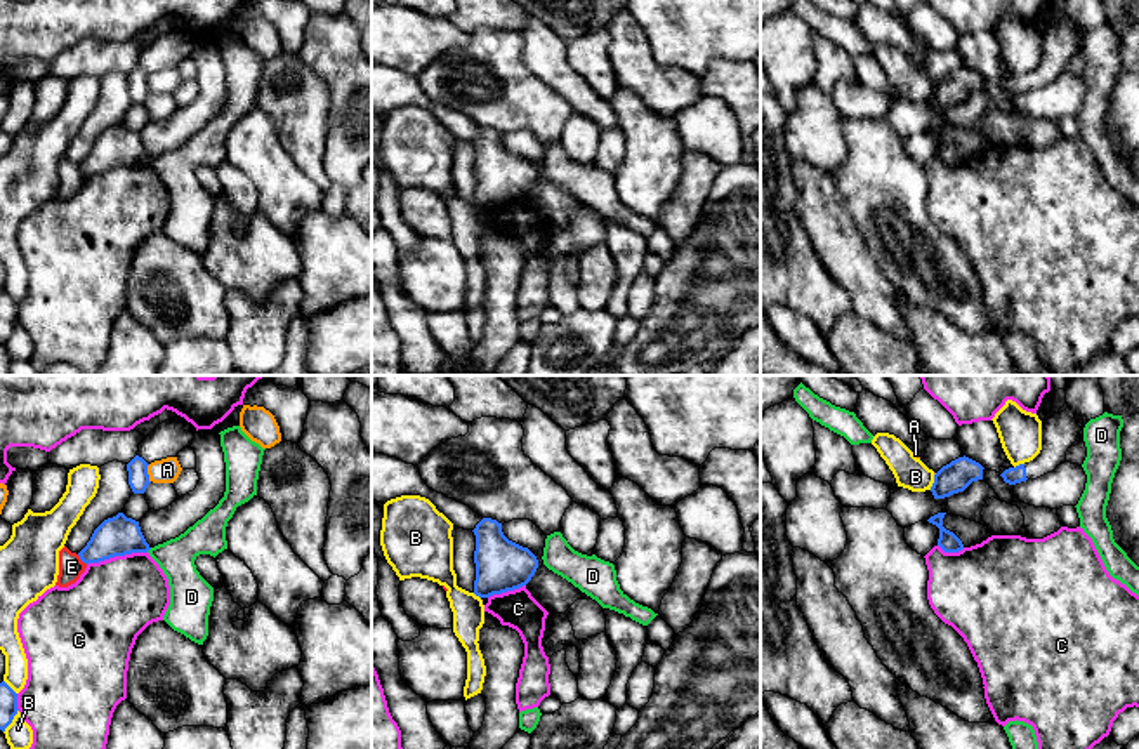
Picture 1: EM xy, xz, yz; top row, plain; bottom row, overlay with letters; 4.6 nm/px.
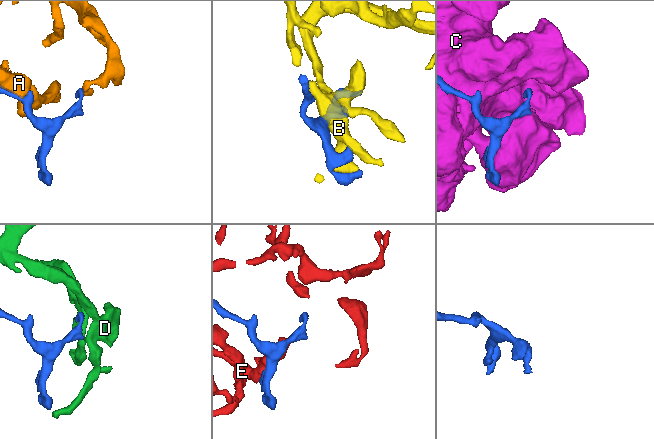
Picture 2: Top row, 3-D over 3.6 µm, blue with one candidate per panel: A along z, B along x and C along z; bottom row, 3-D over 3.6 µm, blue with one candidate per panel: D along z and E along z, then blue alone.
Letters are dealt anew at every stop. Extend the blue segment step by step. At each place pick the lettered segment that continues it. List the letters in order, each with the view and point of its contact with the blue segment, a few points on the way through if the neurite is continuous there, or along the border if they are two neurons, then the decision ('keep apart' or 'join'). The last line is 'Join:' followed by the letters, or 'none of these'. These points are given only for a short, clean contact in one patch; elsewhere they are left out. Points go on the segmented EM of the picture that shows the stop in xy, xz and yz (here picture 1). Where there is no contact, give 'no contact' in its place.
A: xy (146, 473) | keep apart
B: xy (11, 722) | keep apart
C: xy (117, 555) | keep apart
D: xy (148, 550) | along xy (151, 548), (146, 551) | keep apart
E: xy (82, 560) | along xy (77, 555), (87, 563) | keep apart
Join: none of these

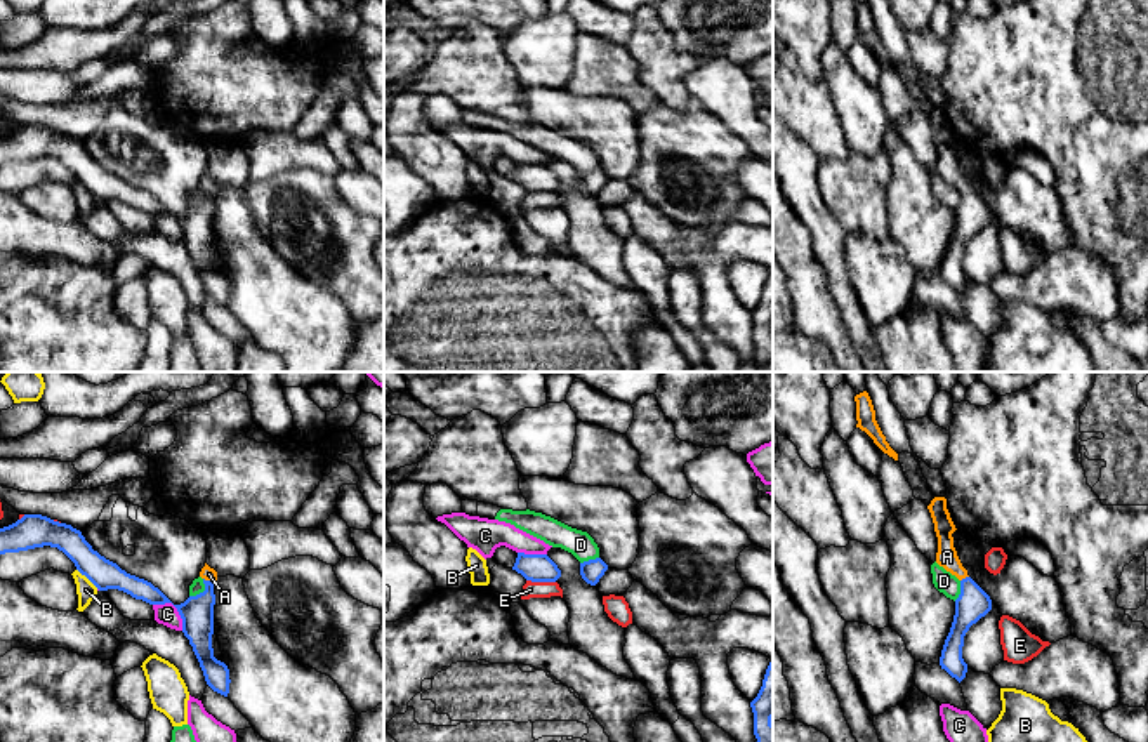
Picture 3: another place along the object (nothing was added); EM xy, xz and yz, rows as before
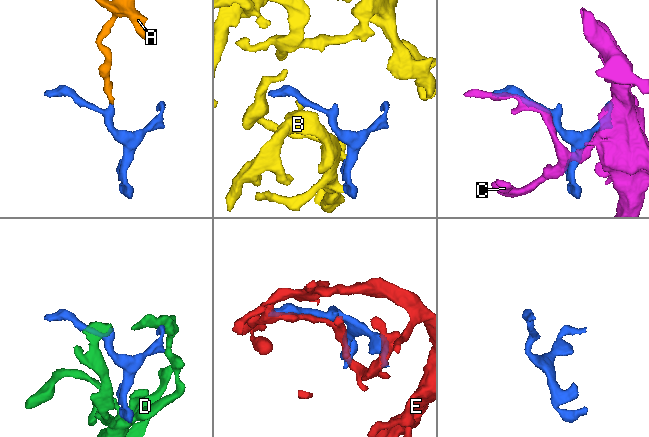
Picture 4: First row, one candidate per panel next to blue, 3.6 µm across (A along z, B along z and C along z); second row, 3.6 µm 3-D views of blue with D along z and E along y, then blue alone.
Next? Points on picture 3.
A: xy (209, 581) | across xy (197, 612), (207, 598), (209, 581), (209, 574) | join
B: xy (87, 577) | keep apart
C: xy (176, 607) | keep apart
D: xy (204, 591) | keep apart
E: xz (541, 581) | keep apart
Join: A

